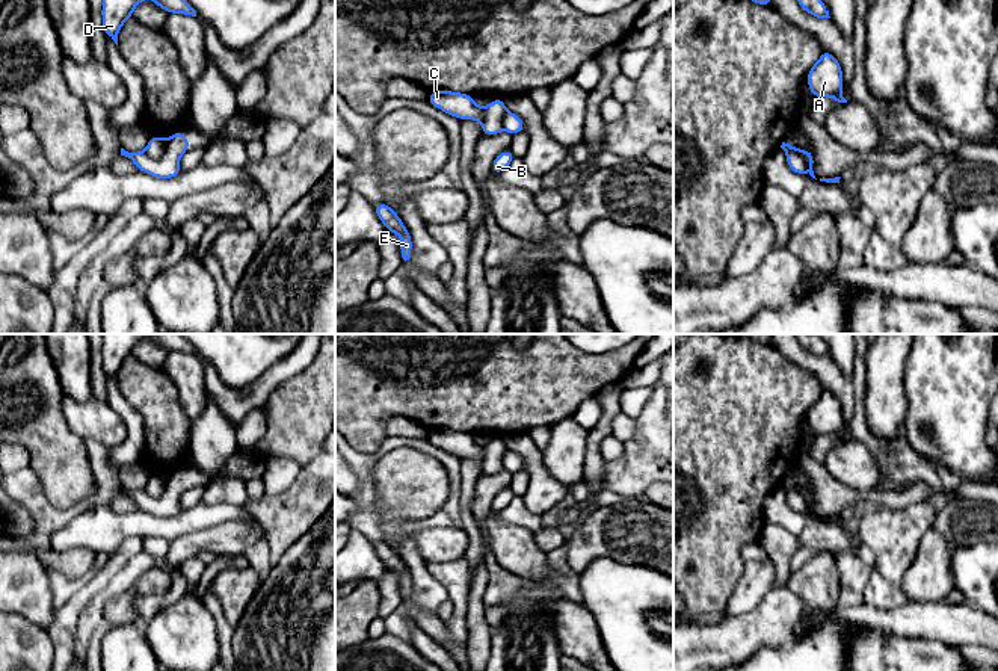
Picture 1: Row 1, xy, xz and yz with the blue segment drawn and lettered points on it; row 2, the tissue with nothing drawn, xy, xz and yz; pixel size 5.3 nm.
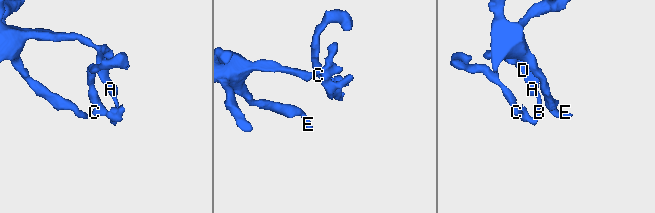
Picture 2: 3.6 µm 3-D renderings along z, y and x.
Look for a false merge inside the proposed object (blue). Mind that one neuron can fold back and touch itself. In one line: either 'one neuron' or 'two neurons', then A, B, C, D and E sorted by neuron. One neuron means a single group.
two neurons; A B D E / C

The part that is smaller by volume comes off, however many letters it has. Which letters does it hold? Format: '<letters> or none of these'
C

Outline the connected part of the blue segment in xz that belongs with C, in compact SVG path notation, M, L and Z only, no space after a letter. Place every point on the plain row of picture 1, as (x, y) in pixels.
M433 429L427 440L445 452L462 458L483 459L483 447L474 441L471 432Z

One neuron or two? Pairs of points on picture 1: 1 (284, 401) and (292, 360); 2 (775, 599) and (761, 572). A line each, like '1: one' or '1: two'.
1: two
2: two

